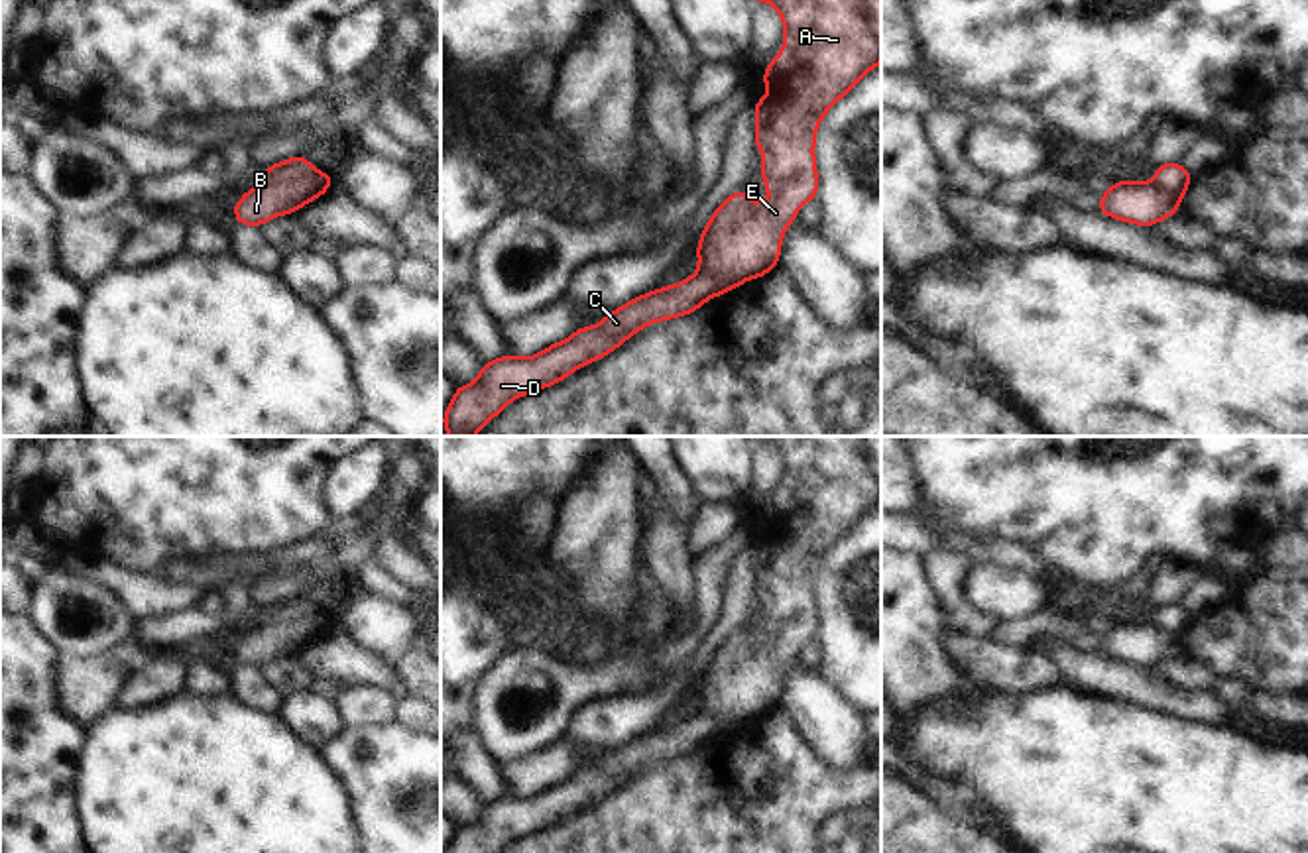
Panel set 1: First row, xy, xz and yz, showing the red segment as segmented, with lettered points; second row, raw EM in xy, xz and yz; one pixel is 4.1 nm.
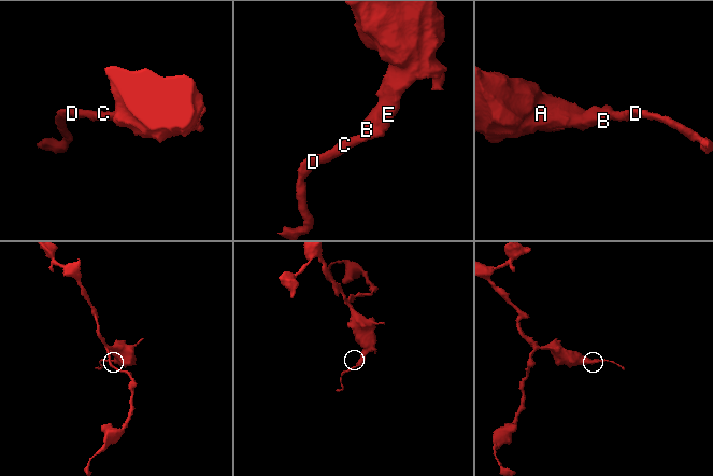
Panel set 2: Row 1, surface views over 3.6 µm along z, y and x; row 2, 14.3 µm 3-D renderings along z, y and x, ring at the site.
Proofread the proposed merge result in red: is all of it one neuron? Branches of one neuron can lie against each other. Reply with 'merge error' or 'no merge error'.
merge error

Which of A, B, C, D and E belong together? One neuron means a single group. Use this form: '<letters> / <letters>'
A B E / C D

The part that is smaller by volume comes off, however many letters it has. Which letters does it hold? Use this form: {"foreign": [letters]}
{"foreign": ["C", "D"]}

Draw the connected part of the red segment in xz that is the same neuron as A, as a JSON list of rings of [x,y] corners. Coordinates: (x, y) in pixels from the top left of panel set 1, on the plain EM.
[[[749,436],[749,438],[751,438],[751,442],[763,440],[763,442],[773,444],[779,452],[779,458],[785,462],[785,470],[783,470],[785,487],[779,495],[775,495],[769,501],[771,507],[763,513],[763,523],[771,535],[767,539],[757,539],[757,544],[755,544],[755,586],[761,590],[761,596],[763,596],[761,619],[769,631],[769,639],[765,645],[757,647],[747,633],[740,631],[740,633],[730,635],[728,641],[716,649],[714,656],[704,666],[700,682],[696,684],[700,710],[712,711],[722,717],[740,717],[740,719],[757,719],[777,706],[779,692],[781,692],[781,678],[783,678],[787,666],[795,660],[795,654],[799,653],[799,649],[804,643],[812,641],[818,631],[818,613],[814,607],[814,574],[818,570],[822,556],[869,509],[873,509],[881,503],[881,436]]]

